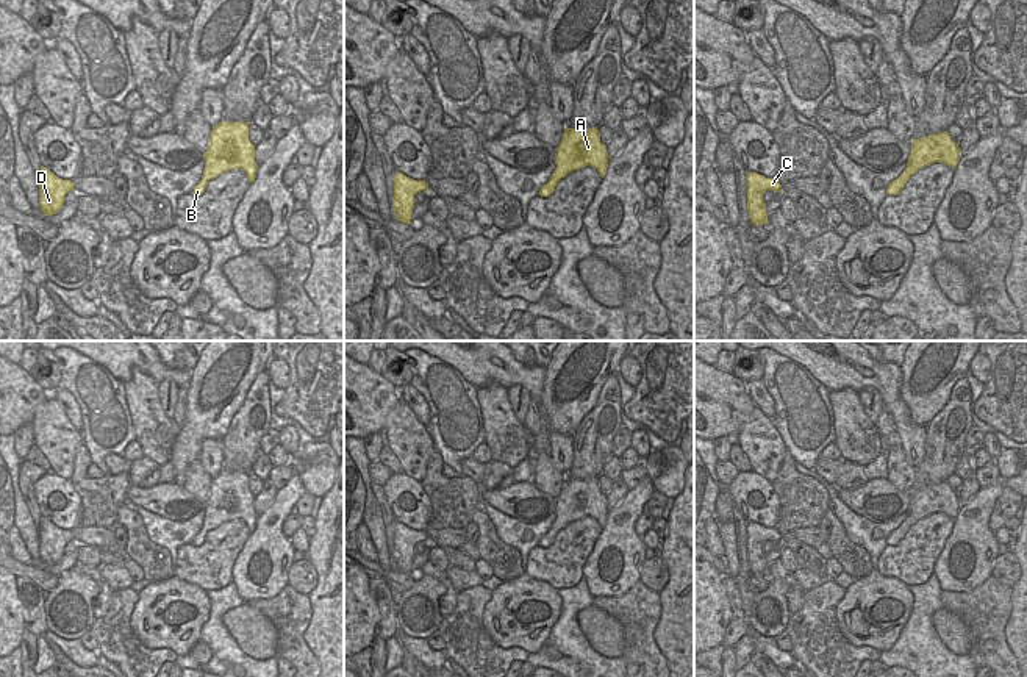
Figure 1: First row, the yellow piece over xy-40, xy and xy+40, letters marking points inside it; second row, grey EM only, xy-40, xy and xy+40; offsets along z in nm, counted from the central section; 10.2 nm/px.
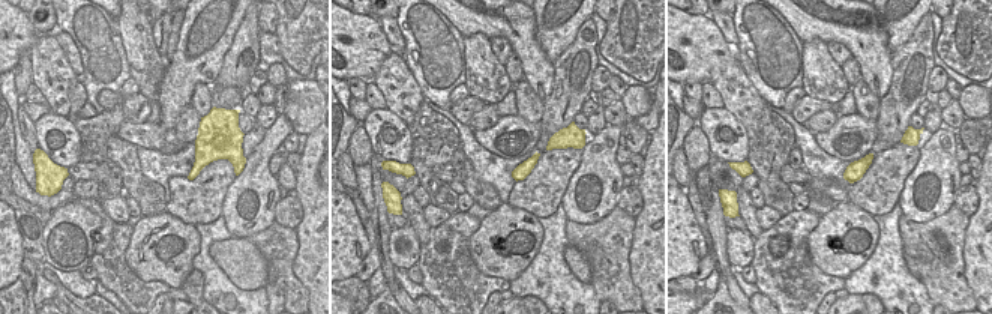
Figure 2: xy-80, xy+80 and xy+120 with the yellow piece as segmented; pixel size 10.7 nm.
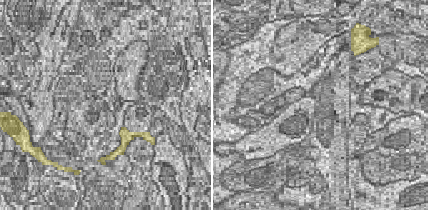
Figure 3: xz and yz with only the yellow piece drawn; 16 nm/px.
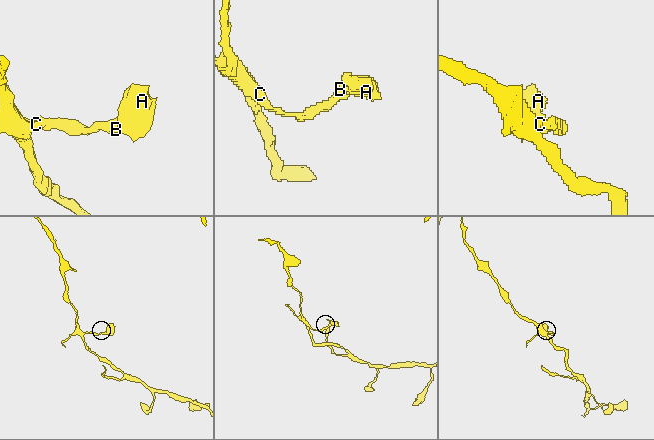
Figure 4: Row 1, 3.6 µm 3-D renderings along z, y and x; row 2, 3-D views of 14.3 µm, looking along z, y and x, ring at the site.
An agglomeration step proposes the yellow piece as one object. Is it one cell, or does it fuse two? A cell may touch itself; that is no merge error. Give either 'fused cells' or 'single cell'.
single cell

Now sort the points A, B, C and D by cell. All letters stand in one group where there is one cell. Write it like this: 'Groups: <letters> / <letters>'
Groups: A B C D.

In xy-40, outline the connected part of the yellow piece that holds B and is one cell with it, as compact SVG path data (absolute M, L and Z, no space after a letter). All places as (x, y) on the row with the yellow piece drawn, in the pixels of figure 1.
M222 120L213 127L209 147L203 155L203 175L191 192L192 195L200 197L209 180L233 169L242 169L249 181L255 181L258 166L255 161L255 145L249 139L249 125L250 122Z

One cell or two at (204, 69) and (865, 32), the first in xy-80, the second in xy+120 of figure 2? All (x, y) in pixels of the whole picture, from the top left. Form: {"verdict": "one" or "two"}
{"verdict": "two"}

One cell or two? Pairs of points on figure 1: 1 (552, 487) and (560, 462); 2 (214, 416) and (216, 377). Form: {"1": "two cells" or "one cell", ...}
{"1": "two cells", "2": "one cell"}

